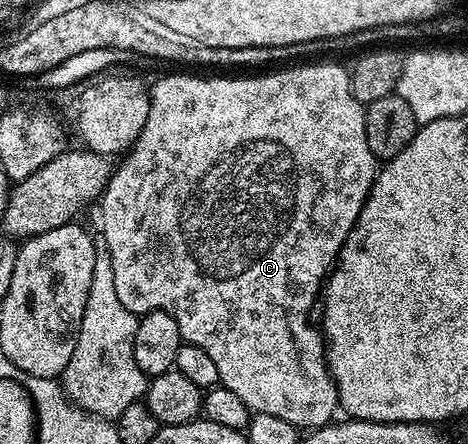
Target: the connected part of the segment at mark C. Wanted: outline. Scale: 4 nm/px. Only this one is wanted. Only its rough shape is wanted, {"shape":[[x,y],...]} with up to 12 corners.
{"shape":[[350,70],[166,74],[116,296],[328,426],[306,321],[380,169]]}

